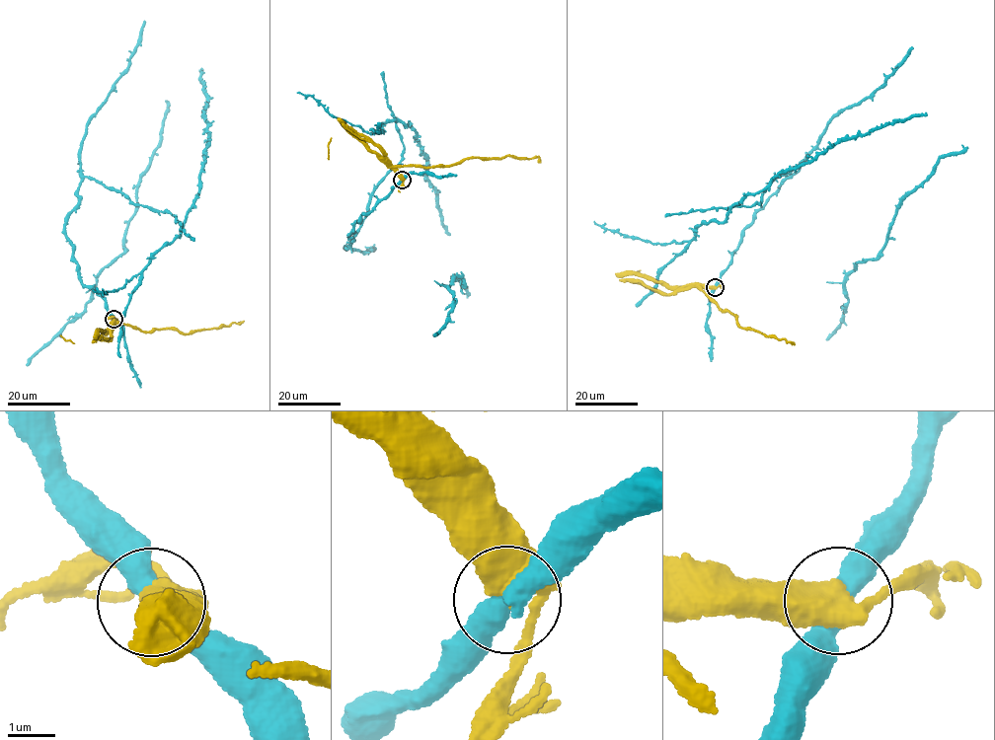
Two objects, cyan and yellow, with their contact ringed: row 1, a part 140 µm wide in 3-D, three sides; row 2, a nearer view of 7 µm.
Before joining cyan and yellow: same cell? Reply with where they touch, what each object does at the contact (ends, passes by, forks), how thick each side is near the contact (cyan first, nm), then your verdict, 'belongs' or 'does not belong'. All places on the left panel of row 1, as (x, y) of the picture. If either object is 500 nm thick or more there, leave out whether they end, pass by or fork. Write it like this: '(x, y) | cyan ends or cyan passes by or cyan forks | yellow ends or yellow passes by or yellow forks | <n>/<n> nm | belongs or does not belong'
(114, 319) | 400/550 nm | does not belong

